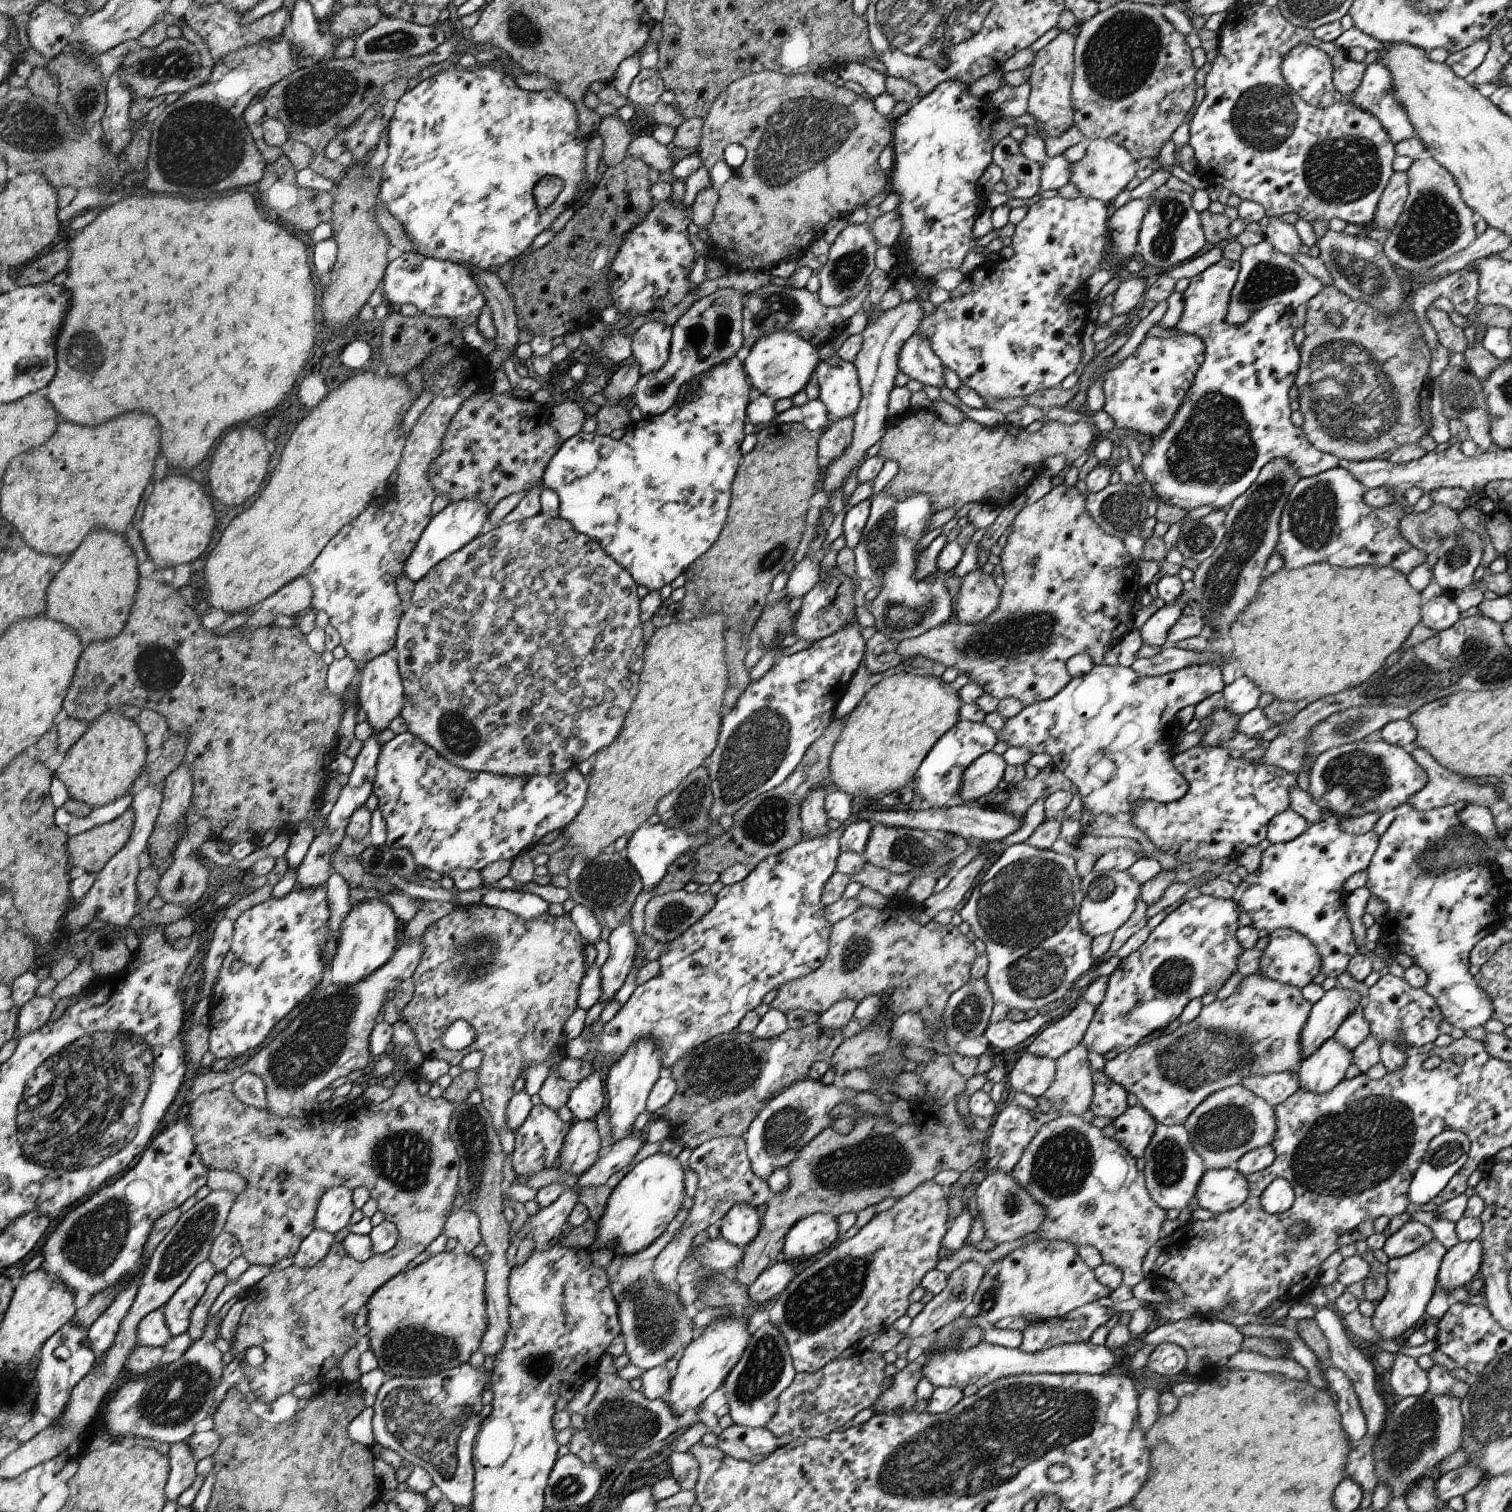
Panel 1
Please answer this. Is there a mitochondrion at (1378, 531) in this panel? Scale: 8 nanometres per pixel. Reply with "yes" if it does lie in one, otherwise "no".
no

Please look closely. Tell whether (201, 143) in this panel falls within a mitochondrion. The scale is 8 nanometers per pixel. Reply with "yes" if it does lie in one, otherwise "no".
yes

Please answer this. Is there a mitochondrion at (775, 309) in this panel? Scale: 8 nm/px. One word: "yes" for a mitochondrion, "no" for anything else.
yes

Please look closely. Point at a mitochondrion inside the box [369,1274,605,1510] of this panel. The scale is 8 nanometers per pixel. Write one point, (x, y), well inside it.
(423, 1420)

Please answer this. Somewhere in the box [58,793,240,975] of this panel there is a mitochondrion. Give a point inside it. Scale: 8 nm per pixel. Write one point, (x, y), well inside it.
(106, 942)

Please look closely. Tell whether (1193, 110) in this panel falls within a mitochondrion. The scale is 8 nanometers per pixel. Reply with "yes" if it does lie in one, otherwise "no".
no

